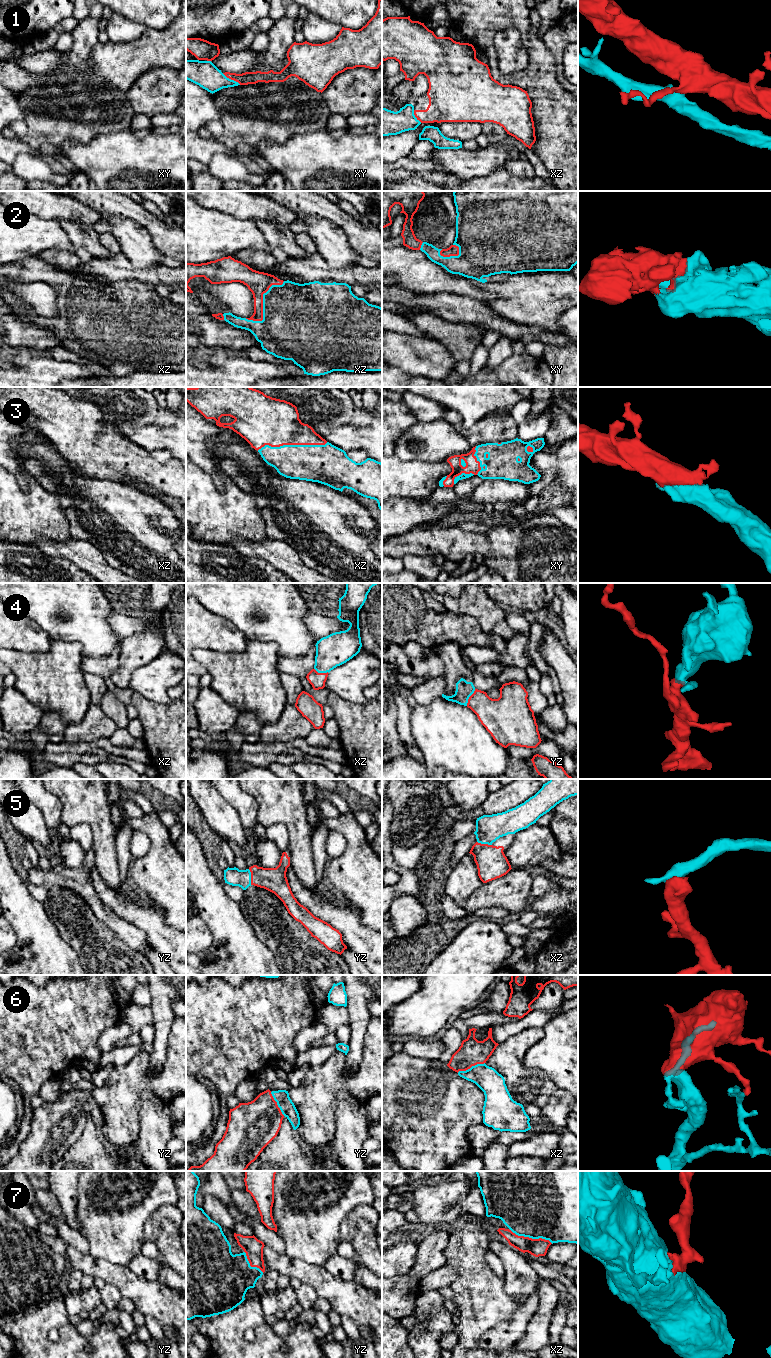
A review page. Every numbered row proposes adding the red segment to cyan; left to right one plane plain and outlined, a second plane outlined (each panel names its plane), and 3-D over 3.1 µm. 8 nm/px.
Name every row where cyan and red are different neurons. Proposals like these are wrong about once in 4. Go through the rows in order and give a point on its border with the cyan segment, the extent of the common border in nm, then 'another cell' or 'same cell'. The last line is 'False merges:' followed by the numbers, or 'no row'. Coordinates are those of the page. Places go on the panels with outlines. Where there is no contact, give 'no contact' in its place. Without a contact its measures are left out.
1: contact xy (230, 79); length 180 nm; another cell
2: contact xz (263, 305); length 440 nm; same cell
3: contact xz (292, 445); length 550 nm; same cell
4: contact yz (469, 696); length 150 nm; same cell
5: contact yz (250, 877); length 130 nm; same cell
6: contact xz (471, 1067); length 240 nm; same cell
7: contact xz (531, 1237); length 360 nm; same cell
False merges: 1

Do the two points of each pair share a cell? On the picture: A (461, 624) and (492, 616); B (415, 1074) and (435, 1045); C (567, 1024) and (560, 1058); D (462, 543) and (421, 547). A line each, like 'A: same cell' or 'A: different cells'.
A: different cells
B: different cells
C: same cell
D: same cell

